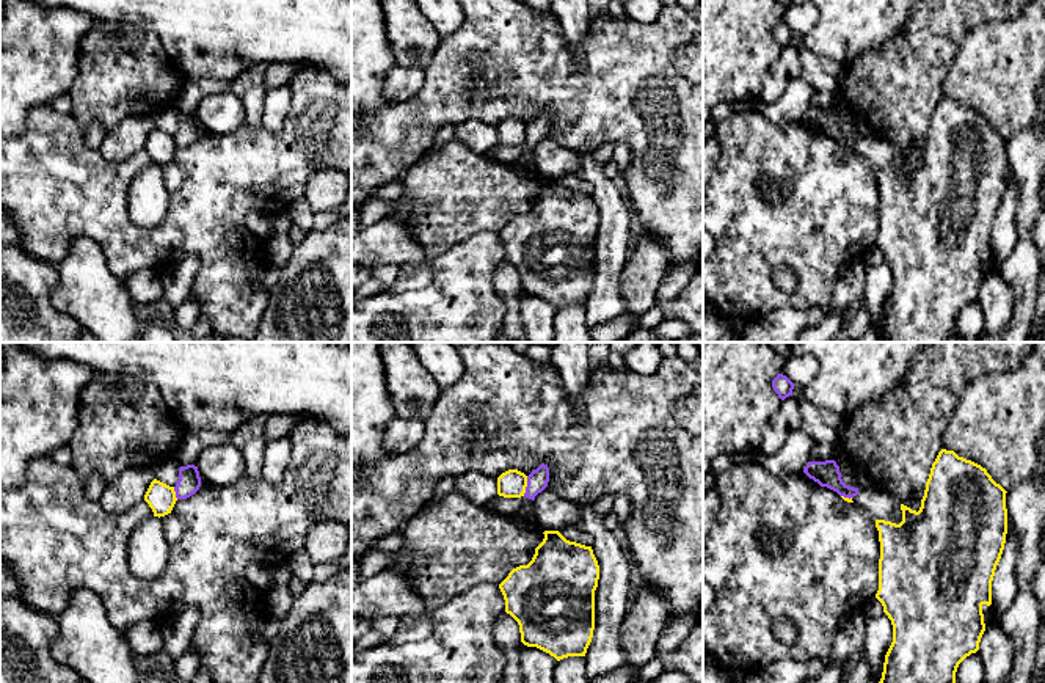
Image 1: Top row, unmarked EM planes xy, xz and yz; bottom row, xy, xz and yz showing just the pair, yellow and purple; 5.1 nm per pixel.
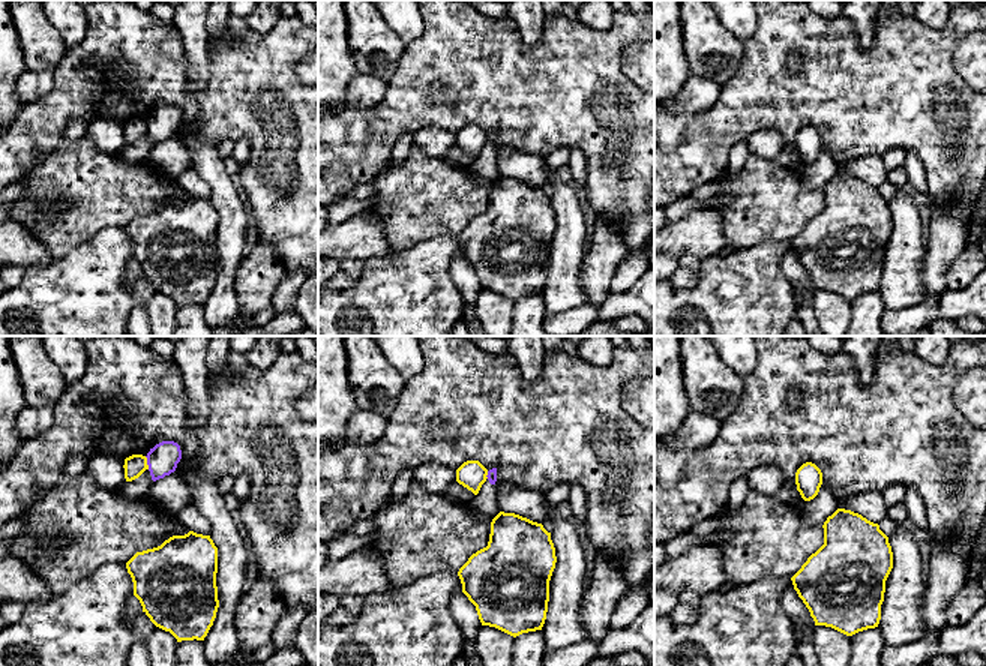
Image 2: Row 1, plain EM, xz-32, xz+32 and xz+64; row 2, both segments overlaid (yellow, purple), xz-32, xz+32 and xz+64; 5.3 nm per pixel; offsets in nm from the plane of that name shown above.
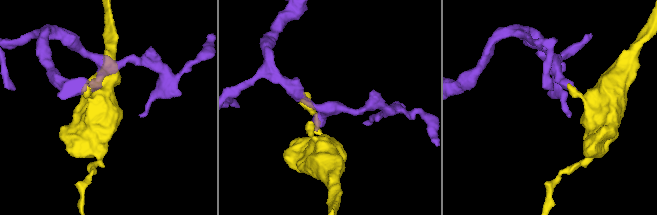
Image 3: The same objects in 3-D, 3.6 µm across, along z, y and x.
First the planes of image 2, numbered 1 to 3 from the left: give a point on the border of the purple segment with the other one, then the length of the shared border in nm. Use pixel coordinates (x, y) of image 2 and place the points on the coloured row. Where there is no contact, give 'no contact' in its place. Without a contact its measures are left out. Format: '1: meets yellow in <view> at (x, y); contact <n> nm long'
1: meets yellow in xz-32 at (146, 462); contact 80 nm long
2: meets yellow in xz+32 at (486, 474); contact 40 nm long
3: no contact

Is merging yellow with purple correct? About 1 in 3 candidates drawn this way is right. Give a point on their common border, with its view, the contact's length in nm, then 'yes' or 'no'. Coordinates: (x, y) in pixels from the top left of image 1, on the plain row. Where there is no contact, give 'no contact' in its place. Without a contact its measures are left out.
contact xz (526, 134); length 110 nm; no

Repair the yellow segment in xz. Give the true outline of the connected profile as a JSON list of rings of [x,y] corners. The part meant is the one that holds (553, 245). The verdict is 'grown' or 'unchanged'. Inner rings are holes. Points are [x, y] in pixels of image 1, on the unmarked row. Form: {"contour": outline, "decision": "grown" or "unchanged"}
{"contour": [[[544,179],[527,214],[499,232],[505,261],[519,273],[521,290],[557,309],[585,305],[595,278],[599,214],[592,195]]], "decision": "unchanged"}

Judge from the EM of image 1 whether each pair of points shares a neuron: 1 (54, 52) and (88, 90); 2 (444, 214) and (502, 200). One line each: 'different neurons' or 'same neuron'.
1: different neurons
2: same neuron

